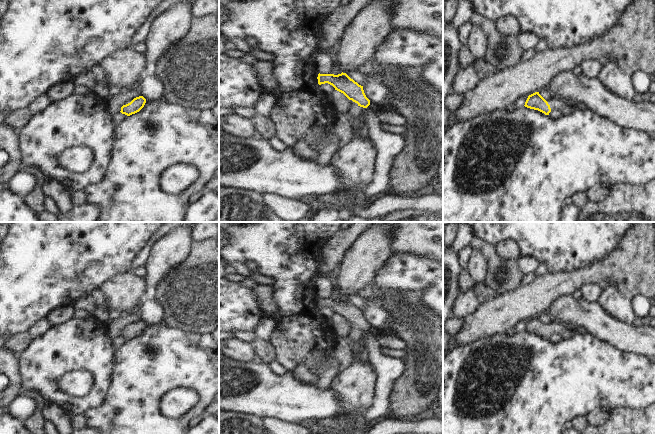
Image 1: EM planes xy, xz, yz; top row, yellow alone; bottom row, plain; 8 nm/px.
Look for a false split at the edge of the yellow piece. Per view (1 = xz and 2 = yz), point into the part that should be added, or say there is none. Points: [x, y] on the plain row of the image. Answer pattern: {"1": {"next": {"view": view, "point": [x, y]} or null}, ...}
{"1": {"next": {"view": "xz", "point": [354, 337]}}, "2": {"next": {"view": "yz", "point": [556, 326]}}}

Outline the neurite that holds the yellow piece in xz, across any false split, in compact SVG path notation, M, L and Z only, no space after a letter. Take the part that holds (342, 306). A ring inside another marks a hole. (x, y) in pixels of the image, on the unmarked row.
M343 296L338 299L319 297L317 303L319 309L328 307L350 324L348 336L341 342L343 348L351 349L360 344L363 334L370 329L370 324L366 321L363 310Z

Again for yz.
M535 316L528 320L525 331L538 334L545 339L549 339L552 334L560 334L564 340L570 339L573 336L574 329L566 325L560 320L553 320L544 323L539 316Z

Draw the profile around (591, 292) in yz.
M587 284L582 287L582 297L588 302L597 303L602 290L596 284Z

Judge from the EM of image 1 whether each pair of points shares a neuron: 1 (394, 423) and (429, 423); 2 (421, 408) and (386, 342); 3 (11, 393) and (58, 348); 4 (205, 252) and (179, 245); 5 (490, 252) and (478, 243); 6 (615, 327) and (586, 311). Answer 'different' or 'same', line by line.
1: same
2: different
3: different
4: different
5: same
6: same

